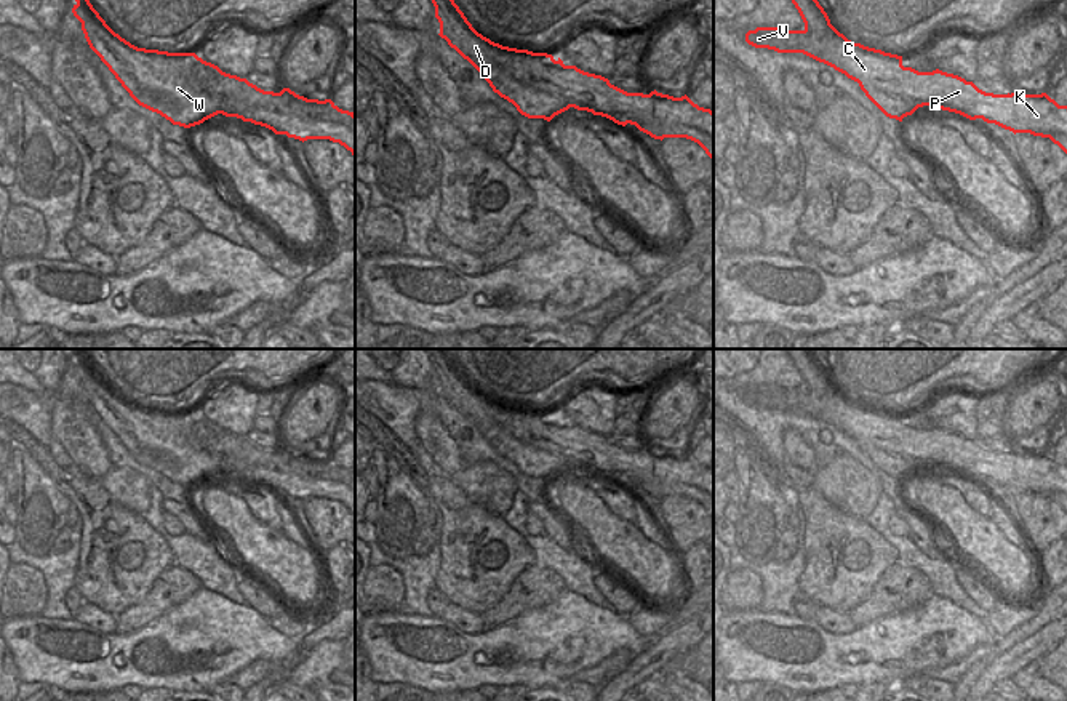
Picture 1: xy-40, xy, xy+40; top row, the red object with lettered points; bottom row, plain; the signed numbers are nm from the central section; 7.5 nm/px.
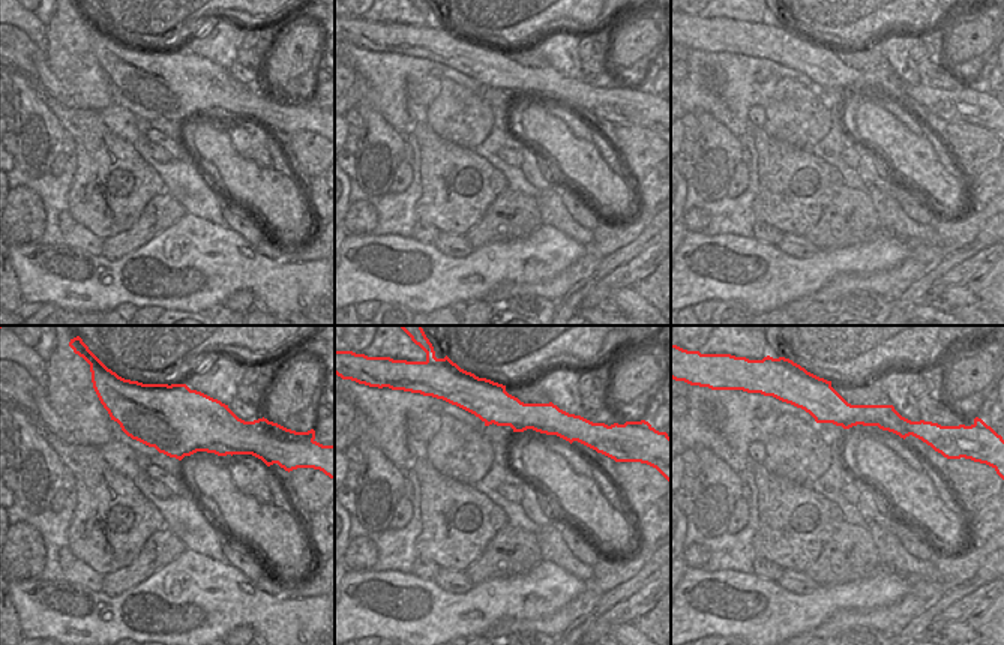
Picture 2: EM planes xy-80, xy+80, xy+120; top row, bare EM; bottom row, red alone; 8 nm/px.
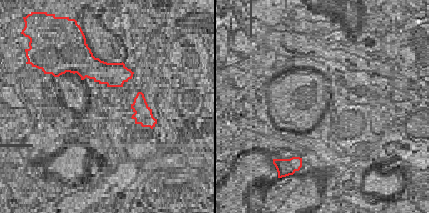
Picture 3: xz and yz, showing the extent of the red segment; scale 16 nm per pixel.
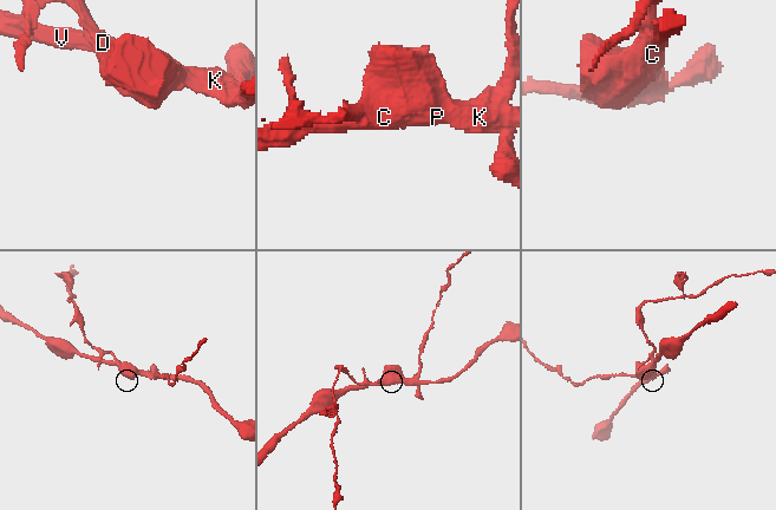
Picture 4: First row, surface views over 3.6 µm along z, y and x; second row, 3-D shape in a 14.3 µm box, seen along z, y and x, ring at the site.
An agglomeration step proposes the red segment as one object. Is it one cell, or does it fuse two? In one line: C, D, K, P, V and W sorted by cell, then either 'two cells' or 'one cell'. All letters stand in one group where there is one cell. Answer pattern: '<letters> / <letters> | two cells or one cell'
C K P V / D W | two cells

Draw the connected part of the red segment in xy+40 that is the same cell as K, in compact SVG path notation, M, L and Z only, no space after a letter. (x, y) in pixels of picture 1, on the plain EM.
M757 386L745 392L745 400L755 407L768 407L777 411L803 411L859 443L912 456L918 466L939 466L941 458L949 458L960 471L971 459L981 466L977 477L995 482L1014 493L1030 491L1051 496L1062 491L1067 495L1067 464L1059 464L1046 451L985 451L973 440L939 427L918 431L904 426L902 415L854 402L837 387L829 394L816 394L806 389Z

